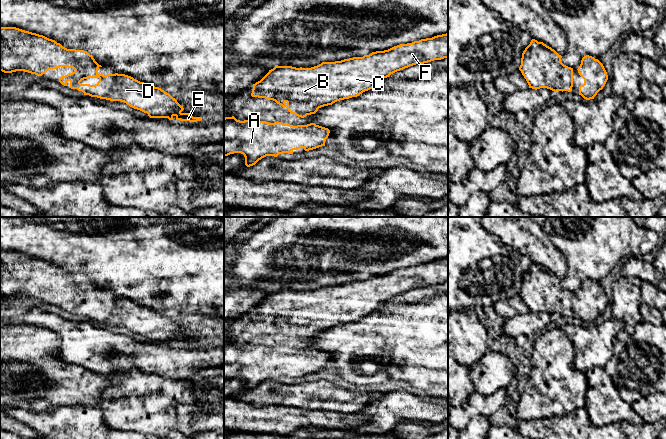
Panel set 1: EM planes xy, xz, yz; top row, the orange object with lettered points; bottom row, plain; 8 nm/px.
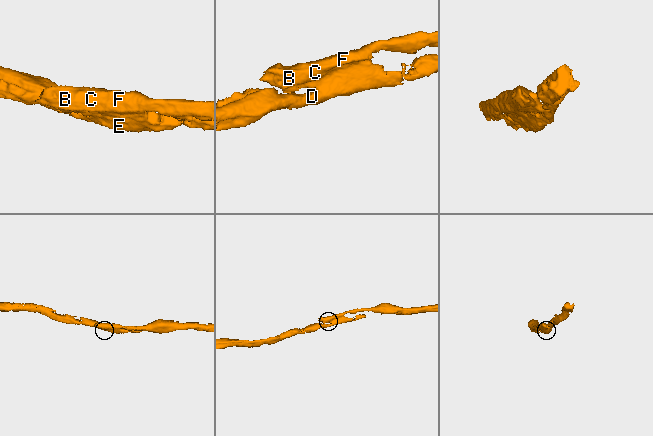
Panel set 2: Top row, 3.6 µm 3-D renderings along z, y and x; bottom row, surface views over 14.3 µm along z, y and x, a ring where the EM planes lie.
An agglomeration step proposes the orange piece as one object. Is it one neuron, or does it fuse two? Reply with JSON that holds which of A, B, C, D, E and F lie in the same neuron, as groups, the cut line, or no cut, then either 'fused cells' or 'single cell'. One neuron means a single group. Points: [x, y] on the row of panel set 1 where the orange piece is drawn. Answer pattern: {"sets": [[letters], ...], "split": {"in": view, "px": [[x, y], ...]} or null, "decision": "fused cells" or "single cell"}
{"sets": [["A", "B", "C", "D", "E", "F"]], "split": null, "decision": "single cell"}

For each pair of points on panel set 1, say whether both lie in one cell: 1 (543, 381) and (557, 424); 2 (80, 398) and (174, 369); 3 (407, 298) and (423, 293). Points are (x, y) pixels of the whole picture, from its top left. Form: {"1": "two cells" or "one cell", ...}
{"1": "two cells", "2": "two cells", "3": "one cell"}

